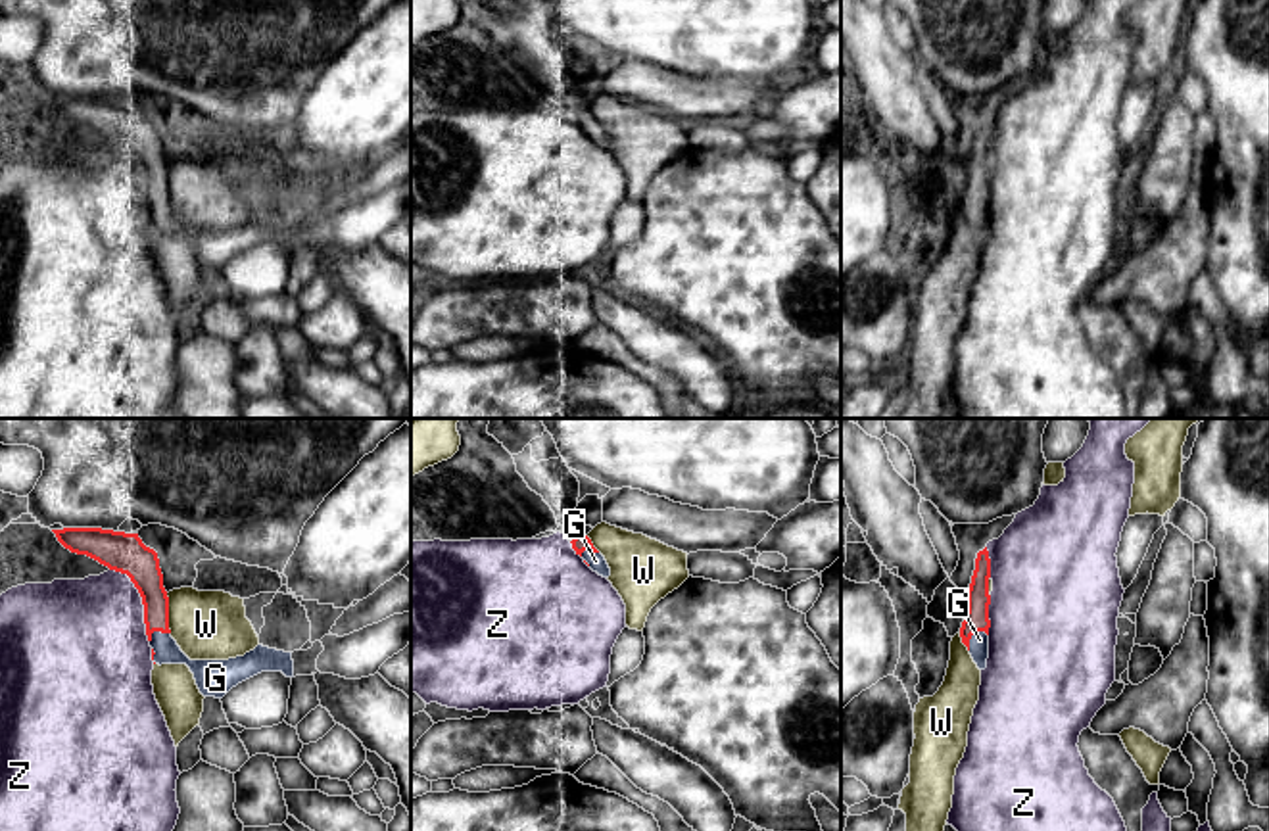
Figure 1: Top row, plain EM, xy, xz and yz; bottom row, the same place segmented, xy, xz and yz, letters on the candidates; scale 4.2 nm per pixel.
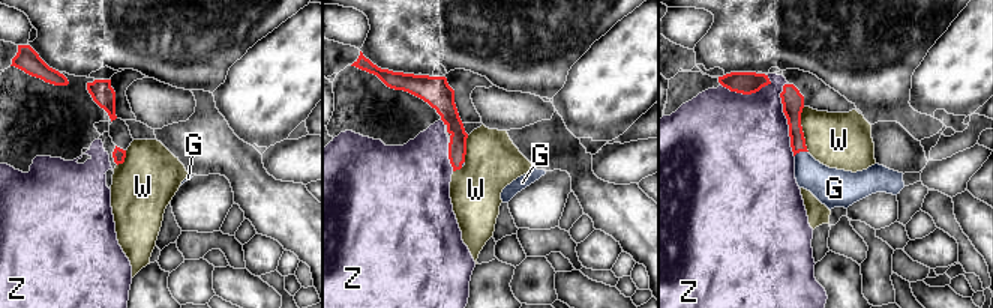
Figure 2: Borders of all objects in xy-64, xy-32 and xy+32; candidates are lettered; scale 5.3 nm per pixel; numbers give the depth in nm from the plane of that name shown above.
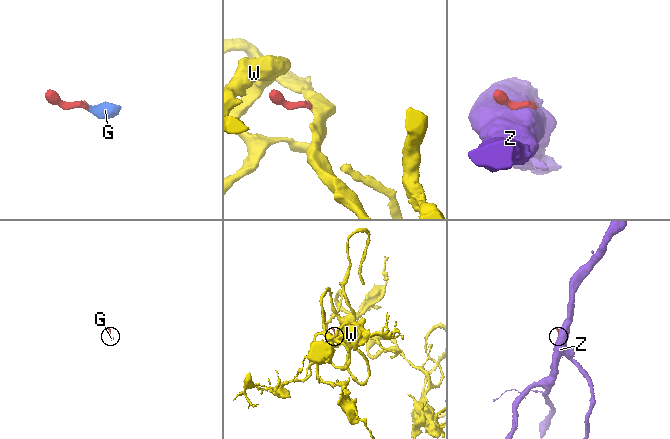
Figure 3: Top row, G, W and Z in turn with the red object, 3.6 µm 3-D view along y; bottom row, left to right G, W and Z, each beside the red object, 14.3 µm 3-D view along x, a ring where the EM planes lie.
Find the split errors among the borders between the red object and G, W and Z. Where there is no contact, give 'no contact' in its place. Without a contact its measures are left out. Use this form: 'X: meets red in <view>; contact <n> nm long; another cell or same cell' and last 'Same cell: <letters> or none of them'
G: meets red in yz; contact 110 nm long; same cell
W: meets red in xy; contact 170 nm long; another cell
Z: meets red in xy; contact 360 nm long; another cell
Same cell: G

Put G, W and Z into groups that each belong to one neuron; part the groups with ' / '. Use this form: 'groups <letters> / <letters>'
groups G / W / Z

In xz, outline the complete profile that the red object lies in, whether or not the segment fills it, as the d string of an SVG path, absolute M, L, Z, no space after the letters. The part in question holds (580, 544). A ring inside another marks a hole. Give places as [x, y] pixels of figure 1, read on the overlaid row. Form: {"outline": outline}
{"outline": "M584 534L572 537L572 549L584 558L584 562L603 578L611 576L611 568L605 557L593 547L591 539Z"}

